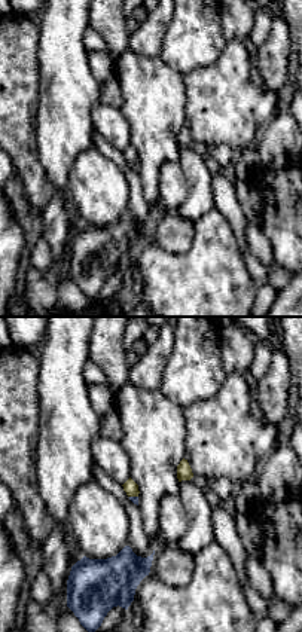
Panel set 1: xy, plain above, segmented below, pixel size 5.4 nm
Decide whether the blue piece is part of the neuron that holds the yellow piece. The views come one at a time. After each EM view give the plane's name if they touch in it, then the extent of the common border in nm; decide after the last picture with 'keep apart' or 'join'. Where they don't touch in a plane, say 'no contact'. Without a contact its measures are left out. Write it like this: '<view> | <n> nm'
xy | 50 nm

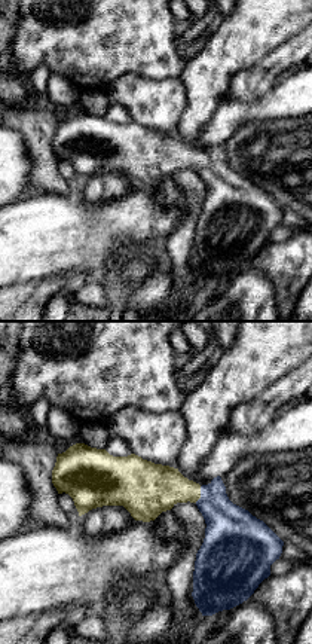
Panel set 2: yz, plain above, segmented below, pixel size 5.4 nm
yz | 90 nm

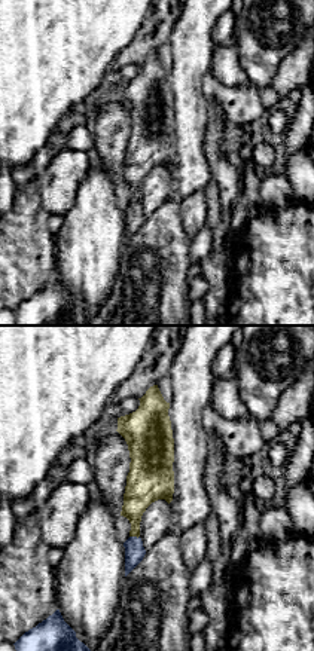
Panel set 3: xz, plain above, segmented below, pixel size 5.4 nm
xz | 60 nm

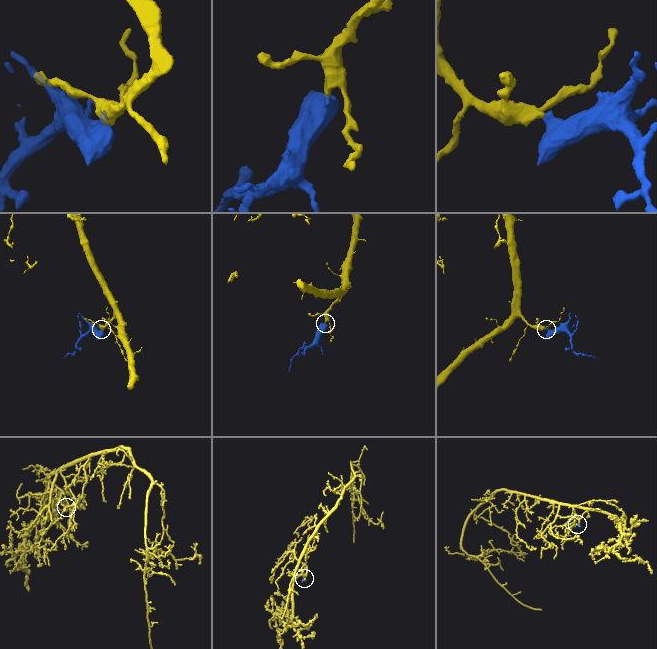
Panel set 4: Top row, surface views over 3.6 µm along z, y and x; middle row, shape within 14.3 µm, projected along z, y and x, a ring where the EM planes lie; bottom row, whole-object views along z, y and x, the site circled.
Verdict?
join

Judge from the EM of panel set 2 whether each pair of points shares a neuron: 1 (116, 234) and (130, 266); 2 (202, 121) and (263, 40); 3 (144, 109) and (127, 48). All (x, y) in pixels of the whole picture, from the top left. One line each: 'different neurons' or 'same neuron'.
1: different neurons
2: same neuron
3: different neurons

